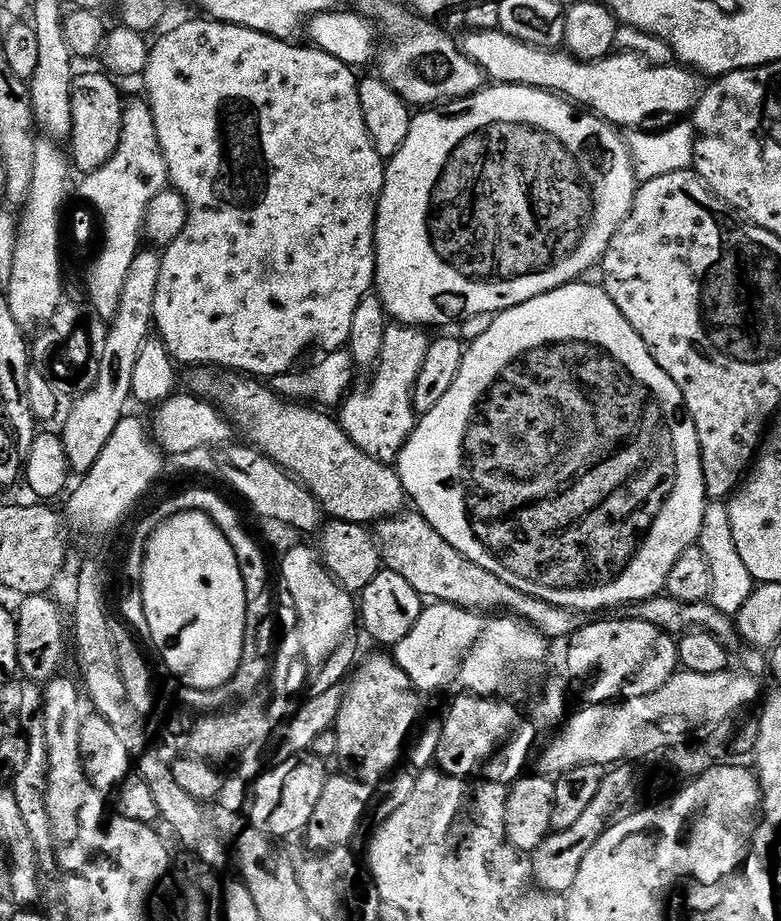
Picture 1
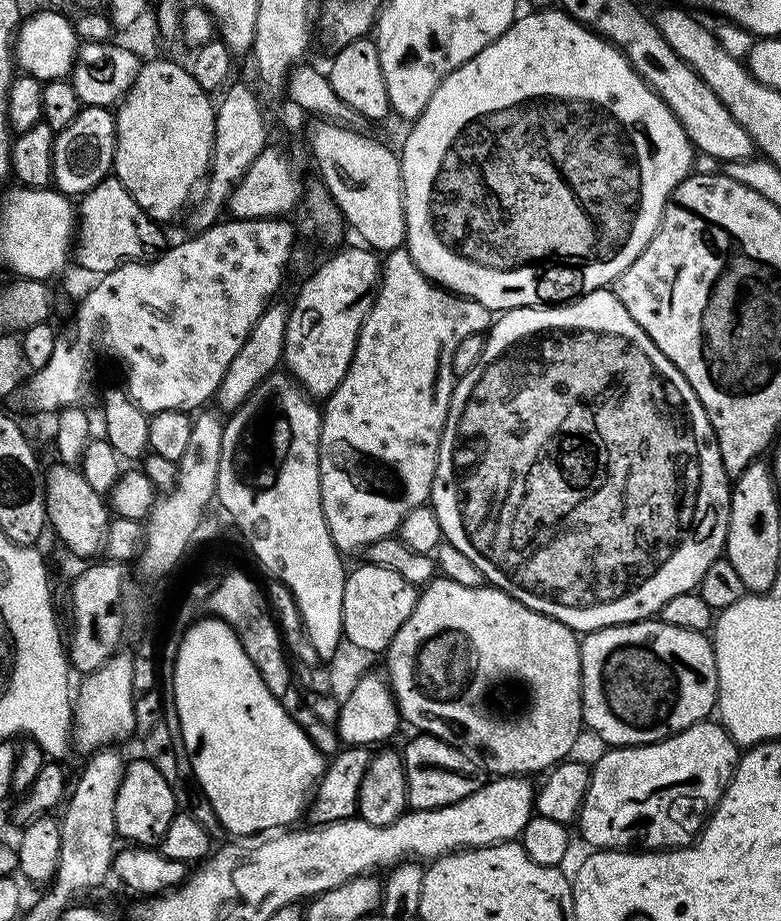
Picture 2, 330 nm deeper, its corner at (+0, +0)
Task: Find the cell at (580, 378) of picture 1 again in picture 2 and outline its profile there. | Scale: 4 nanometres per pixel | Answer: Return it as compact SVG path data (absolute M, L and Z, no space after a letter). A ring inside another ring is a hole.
M607 287L599 288L597 292L585 292L583 296L571 302L555 306L511 308L509 312L503 313L493 323L486 335L488 337L486 350L482 350L482 358L478 358L478 366L474 366L474 370L470 370L466 375L459 377L456 387L452 389L452 401L450 402L450 410L448 411L446 426L442 434L440 457L438 458L438 466L434 474L432 495L430 497L430 507L432 513L438 518L441 537L447 543L458 546L458 550L462 550L462 554L466 554L466 558L470 558L470 562L474 562L474 566L478 566L478 570L482 570L485 581L491 587L499 588L507 596L513 596L530 610L541 612L544 616L549 616L558 622L562 622L567 628L571 628L577 634L596 632L600 628L613 628L615 624L634 624L637 620L655 617L662 605L670 602L670 598L674 598L677 594L686 594L693 591L699 585L702 574L706 574L710 562L721 559L724 543L726 542L726 534L728 533L732 494L730 491L730 477L722 466L722 458L718 450L716 435L710 426L710 418L706 414L702 402L698 402L690 382L686 382L686 378L682 378L682 374L674 366L674 362L670 362L670 358L666 358L666 354L662 354L662 350L658 350L658 346L654 346L654 342L650 342L650 338L644 333L642 326L638 326L638 322L634 322L634 318L630 318L630 314L626 314L626 306L622 306L622 302L617 298L616 293Z

